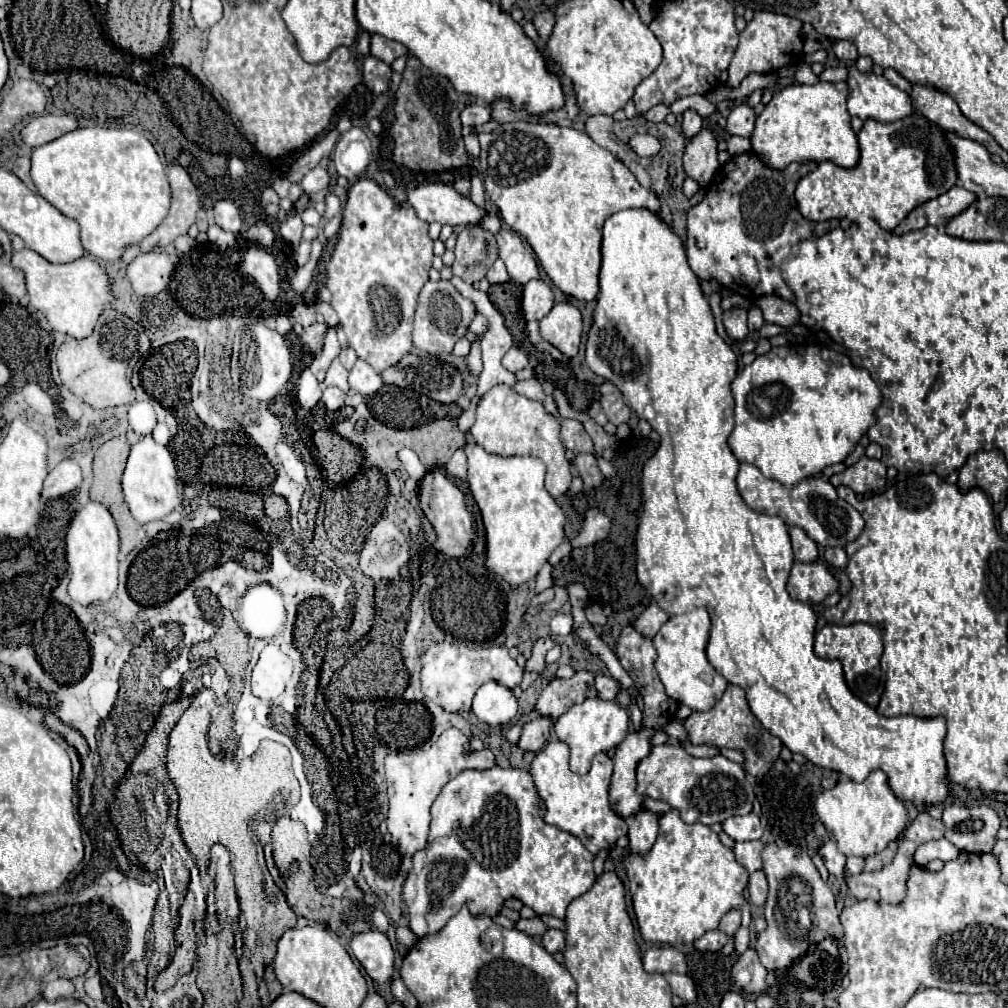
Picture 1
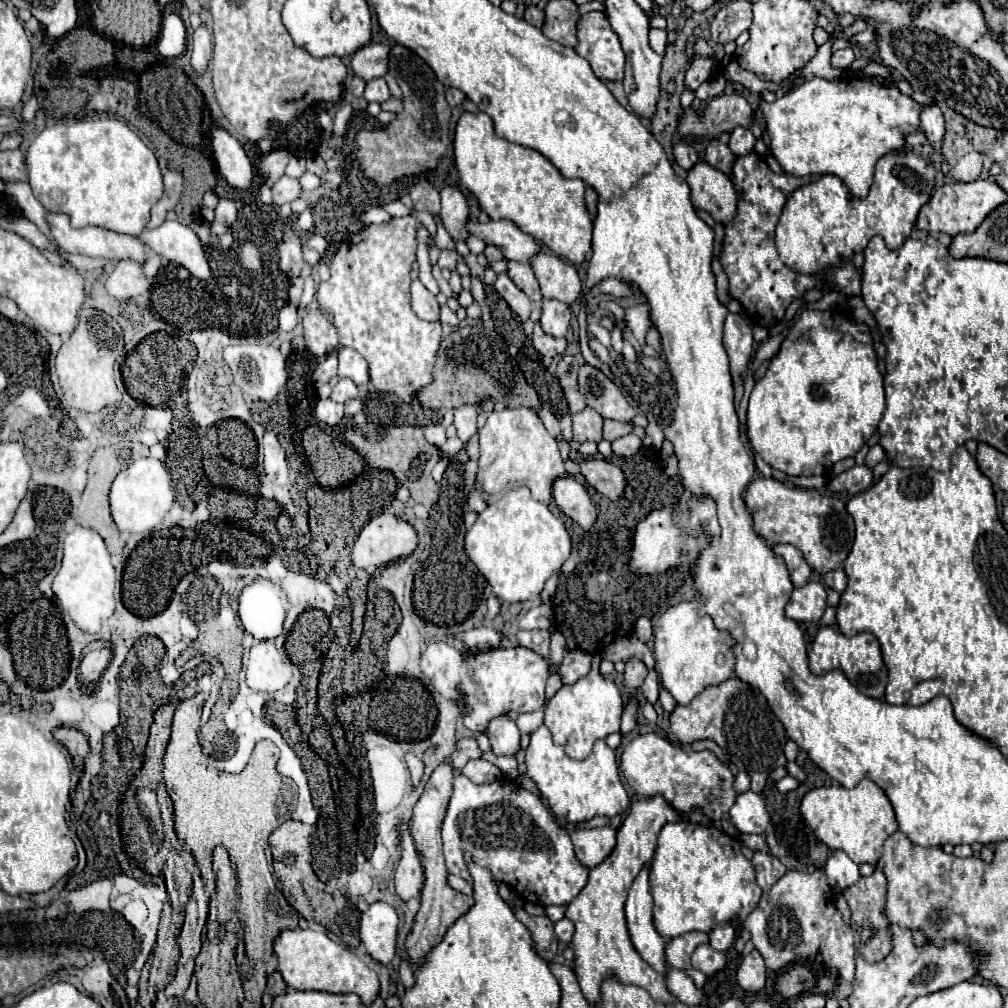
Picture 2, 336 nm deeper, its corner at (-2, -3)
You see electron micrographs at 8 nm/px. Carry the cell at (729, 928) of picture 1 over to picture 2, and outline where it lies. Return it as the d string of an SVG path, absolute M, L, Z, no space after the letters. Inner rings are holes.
M719 924L711 934L709 934L709 944L715 950L725 952L731 944L735 942L735 930L731 924Z

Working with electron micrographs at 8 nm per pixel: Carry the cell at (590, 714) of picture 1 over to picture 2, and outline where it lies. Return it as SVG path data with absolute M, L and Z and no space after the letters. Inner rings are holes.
M593 666L585 678L571 686L561 686L559 692L549 700L545 710L545 726L551 730L553 742L565 746L569 758L585 760L597 740L621 730L621 712L623 700L619 688L613 684L613 680L603 678L597 666Z

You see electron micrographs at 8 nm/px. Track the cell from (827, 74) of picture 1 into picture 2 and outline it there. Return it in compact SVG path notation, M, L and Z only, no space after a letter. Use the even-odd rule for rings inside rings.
M869 62L869 64L863 68L863 74L865 74L865 76L881 76L881 78L885 78L885 76L889 76L889 68L883 66L881 62Z

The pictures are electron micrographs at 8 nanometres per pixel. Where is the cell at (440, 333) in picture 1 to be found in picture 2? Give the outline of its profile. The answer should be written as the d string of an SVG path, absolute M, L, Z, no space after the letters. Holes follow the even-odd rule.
M411 282L411 306L413 312L427 322L437 322L439 320L439 302L437 298L419 282Z

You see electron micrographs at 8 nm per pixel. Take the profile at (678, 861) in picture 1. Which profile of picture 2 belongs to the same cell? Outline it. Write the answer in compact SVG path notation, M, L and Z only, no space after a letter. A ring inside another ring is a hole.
M673 822L661 828L655 856L651 862L649 884L651 896L655 900L653 922L657 932L667 940L677 938L685 932L711 932L717 924L731 920L743 922L749 912L753 912L753 908L759 904L763 892L755 882L753 864L741 854L739 844L721 830L705 828L693 822Z

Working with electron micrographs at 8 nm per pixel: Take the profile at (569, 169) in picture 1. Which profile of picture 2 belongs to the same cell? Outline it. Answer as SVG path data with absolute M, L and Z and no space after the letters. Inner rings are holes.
M465 112L455 128L455 164L459 170L461 186L473 192L481 204L481 208L489 214L489 218L499 220L507 218L519 226L521 232L531 234L537 242L553 250L557 256L567 258L573 264L583 264L587 252L591 250L591 232L593 232L593 218L585 204L585 182L583 180L569 180L561 176L561 172L537 150L513 144L495 134L493 120L485 112L469 114Z

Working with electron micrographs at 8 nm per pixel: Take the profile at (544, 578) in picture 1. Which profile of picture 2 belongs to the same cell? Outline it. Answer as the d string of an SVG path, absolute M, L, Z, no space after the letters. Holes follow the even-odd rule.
M543 724L531 734L525 764L527 764L527 776L533 778L541 794L549 800L553 814L565 818L569 824L589 822L595 816L611 818L619 812L625 812L625 808L629 806L627 792L619 780L615 752L603 740L595 742L589 758L571 760L561 746L553 744L549 728Z

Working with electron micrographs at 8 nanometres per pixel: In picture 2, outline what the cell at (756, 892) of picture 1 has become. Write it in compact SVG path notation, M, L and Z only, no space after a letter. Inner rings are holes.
M755 852L753 864L755 864L755 872L757 872L757 884L761 886L763 892L767 892L787 872L787 868L773 854Z

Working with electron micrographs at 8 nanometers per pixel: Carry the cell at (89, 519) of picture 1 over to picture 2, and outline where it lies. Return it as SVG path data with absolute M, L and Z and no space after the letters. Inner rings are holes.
M77 526L71 534L67 534L63 548L63 566L53 580L53 592L59 598L61 608L73 618L75 624L83 632L95 634L115 612L113 590L117 578L115 568L111 564L111 556L107 552L103 538L95 530L83 526Z

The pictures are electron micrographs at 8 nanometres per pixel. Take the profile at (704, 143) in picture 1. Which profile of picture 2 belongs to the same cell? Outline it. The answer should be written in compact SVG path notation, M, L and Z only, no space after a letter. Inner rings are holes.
M697 162L687 172L685 180L691 188L691 202L695 208L709 212L719 224L727 224L733 218L737 194L727 174L707 162Z

